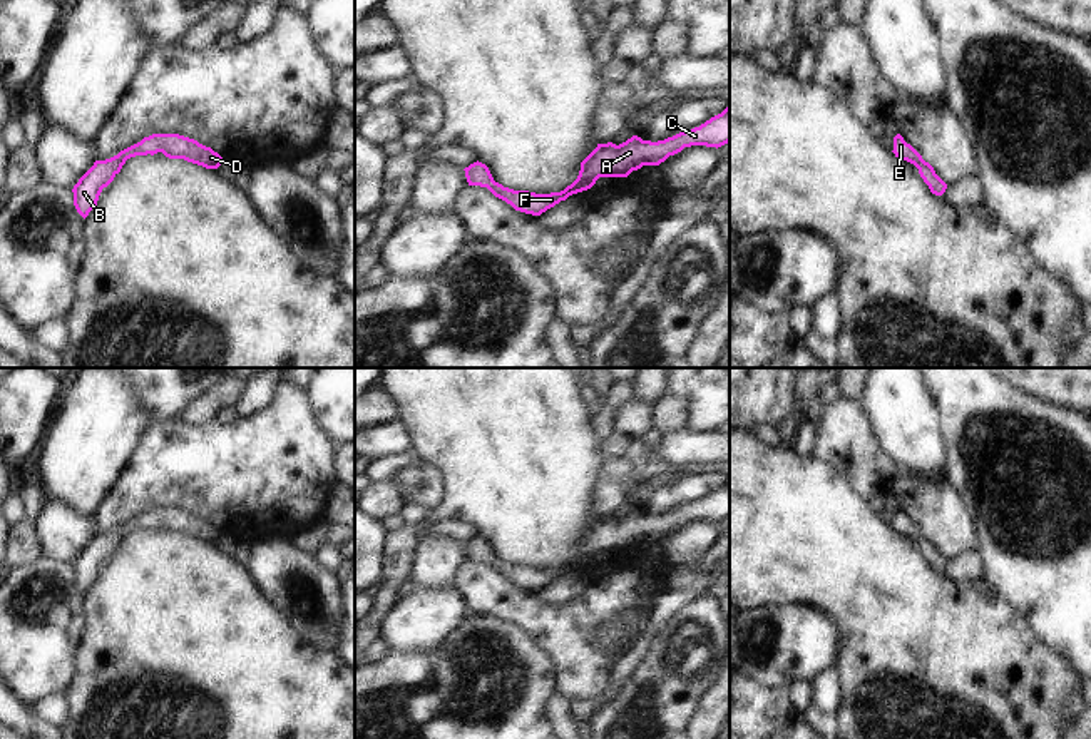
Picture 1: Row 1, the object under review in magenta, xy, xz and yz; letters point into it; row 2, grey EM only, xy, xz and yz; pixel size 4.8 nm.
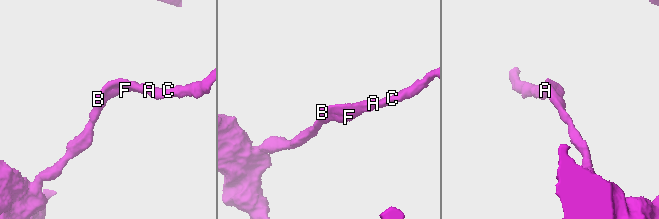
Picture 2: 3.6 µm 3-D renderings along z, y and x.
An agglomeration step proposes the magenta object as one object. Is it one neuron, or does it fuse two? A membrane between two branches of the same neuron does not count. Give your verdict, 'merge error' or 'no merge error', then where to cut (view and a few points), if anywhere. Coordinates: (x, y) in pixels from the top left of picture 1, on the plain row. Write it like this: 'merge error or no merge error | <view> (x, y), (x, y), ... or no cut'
no merge error | no cut

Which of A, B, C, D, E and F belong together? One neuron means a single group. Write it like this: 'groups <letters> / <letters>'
groups A B C D E F

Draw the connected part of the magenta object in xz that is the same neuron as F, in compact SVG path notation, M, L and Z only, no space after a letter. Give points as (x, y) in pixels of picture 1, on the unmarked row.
M730 480L699 502L679 507L664 515L651 517L633 510L616 520L612 517L597 518L597 522L581 537L577 553L561 567L535 568L529 565L514 565L495 557L489 542L474 537L465 542L469 560L487 562L495 572L510 578L515 585L540 590L569 570L591 563L599 552L627 552L643 540L659 540L669 530L684 522L706 520L721 522L730 517Z

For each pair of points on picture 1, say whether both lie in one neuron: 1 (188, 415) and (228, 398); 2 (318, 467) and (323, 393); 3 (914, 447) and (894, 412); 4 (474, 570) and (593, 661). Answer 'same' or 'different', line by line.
1: same
2: different
3: same
4: same

